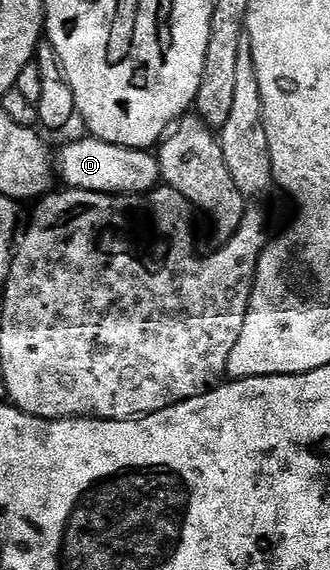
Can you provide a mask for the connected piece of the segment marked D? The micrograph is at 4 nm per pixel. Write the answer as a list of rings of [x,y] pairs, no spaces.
[[[84,136],[77,138],[74,142],[69,142],[61,151],[55,154],[55,174],[62,178],[66,187],[74,190],[95,190],[104,194],[135,194],[152,190],[154,186],[161,182],[161,169],[157,163],[156,153],[140,146],[120,146],[105,142],[101,138]]]

